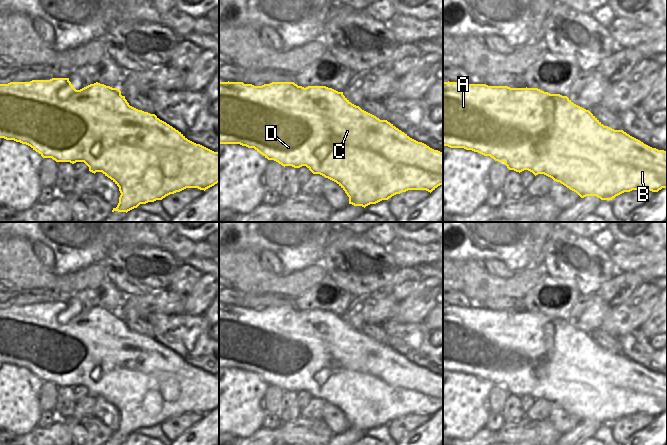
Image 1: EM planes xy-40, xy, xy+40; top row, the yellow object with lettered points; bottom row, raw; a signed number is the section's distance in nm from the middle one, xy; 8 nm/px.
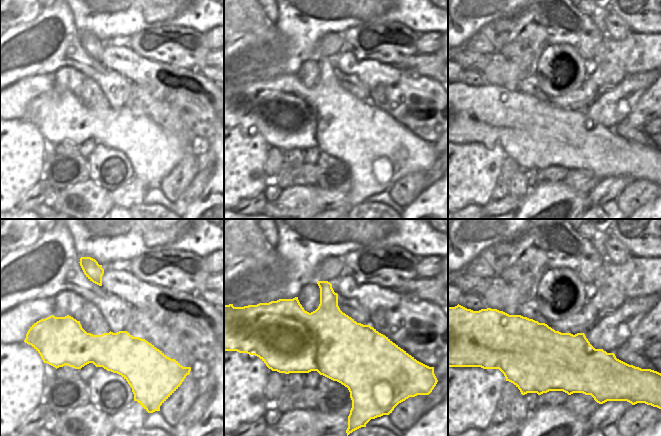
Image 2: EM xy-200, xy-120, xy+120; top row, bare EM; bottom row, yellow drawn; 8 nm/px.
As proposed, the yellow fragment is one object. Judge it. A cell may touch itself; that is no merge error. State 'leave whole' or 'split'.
leave whole

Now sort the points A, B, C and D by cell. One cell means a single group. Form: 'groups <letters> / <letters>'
groups A B C D

